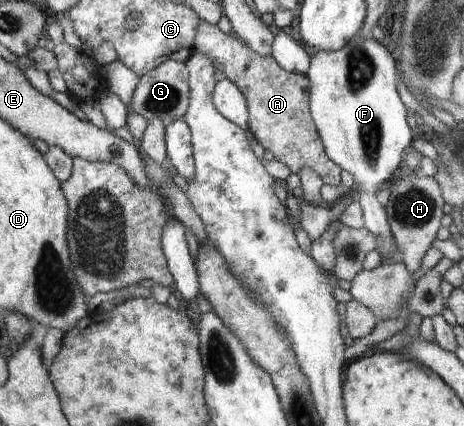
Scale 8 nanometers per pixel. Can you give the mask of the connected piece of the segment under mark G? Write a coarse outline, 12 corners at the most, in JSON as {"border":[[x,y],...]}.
{"border":[[166,60],[142,74],[127,117],[182,119],[190,102],[187,64]]}

